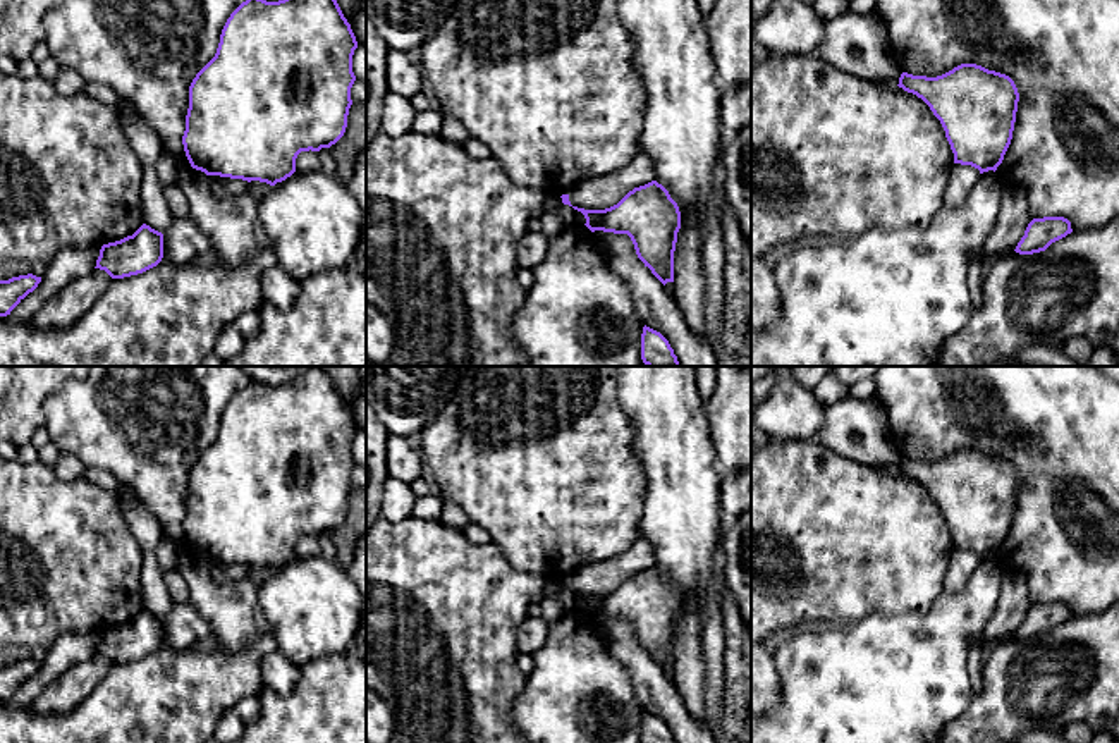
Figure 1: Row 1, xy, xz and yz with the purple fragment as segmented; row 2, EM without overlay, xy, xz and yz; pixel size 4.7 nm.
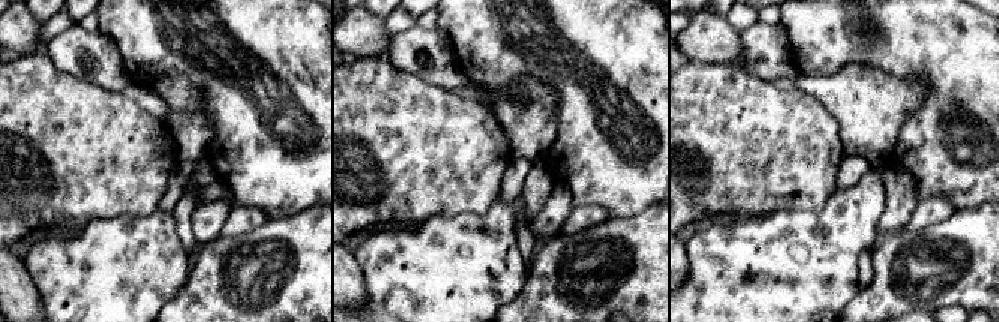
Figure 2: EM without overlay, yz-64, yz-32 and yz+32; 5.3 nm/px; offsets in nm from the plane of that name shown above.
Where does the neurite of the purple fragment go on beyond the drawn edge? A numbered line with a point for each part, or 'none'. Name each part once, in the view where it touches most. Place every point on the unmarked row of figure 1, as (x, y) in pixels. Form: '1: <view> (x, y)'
none

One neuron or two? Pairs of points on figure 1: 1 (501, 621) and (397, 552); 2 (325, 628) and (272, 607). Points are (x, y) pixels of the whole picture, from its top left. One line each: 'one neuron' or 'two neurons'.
1: one neuron
2: one neuron

